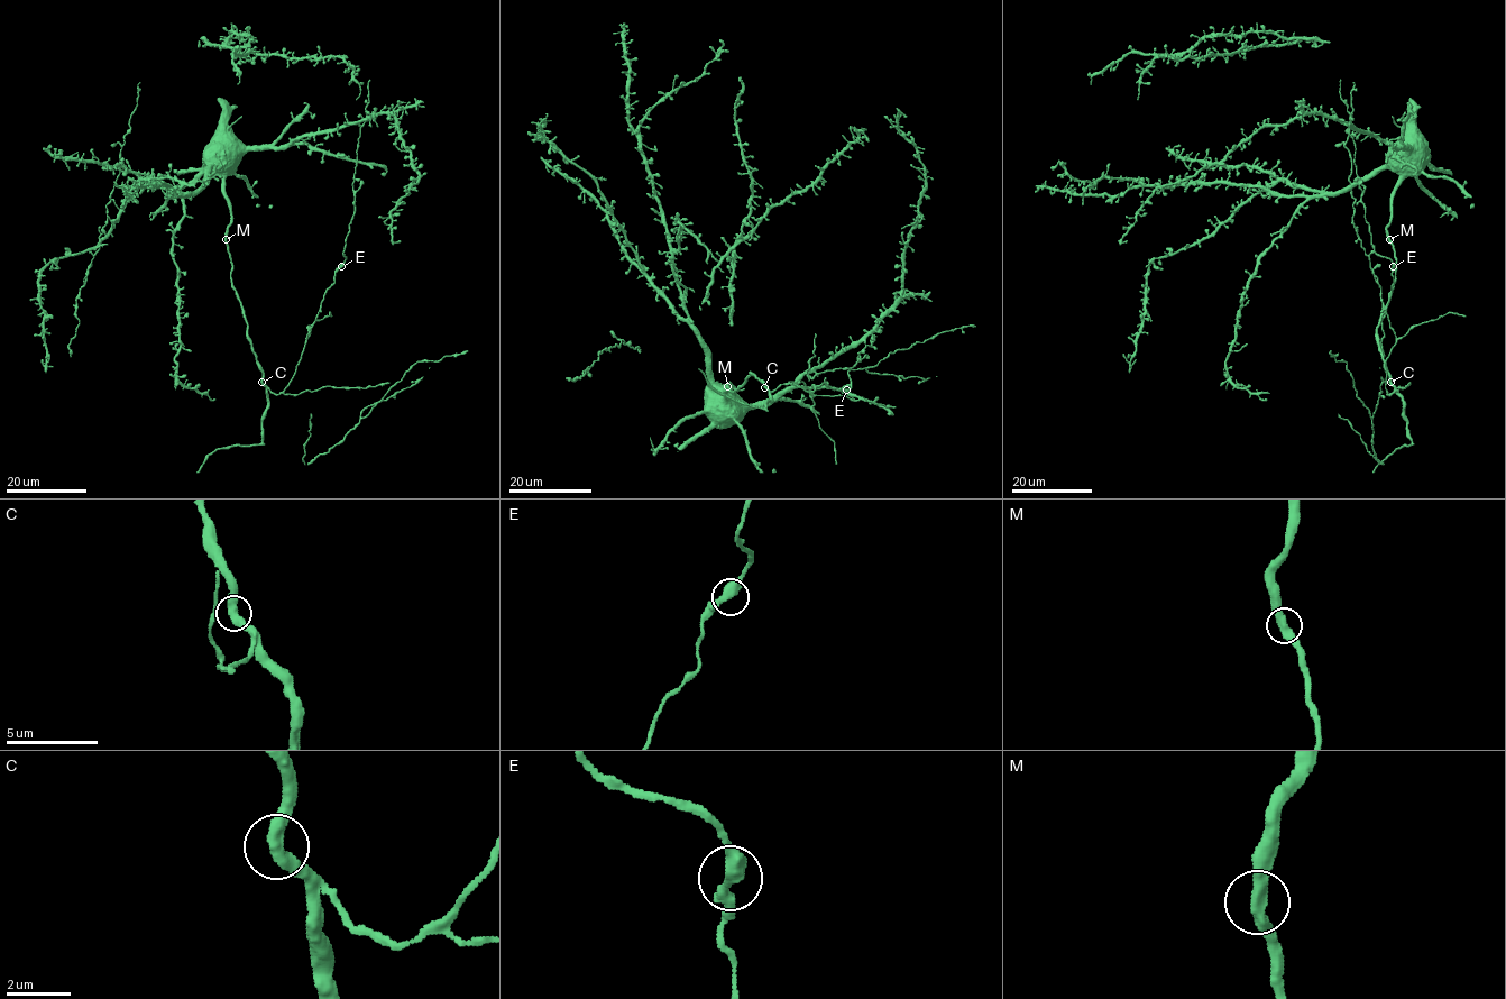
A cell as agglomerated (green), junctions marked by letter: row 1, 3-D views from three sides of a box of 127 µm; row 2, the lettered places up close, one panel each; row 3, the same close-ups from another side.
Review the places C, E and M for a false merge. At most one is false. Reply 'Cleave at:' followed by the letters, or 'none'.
Cleave at: none

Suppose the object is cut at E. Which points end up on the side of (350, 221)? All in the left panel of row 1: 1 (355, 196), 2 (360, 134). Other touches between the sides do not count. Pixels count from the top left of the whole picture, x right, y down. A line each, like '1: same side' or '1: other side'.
1: same side
2: same side

